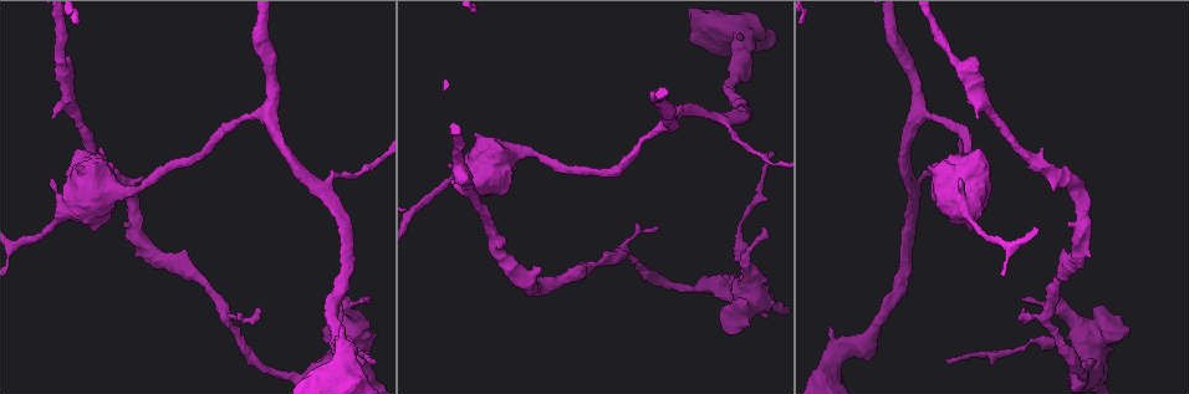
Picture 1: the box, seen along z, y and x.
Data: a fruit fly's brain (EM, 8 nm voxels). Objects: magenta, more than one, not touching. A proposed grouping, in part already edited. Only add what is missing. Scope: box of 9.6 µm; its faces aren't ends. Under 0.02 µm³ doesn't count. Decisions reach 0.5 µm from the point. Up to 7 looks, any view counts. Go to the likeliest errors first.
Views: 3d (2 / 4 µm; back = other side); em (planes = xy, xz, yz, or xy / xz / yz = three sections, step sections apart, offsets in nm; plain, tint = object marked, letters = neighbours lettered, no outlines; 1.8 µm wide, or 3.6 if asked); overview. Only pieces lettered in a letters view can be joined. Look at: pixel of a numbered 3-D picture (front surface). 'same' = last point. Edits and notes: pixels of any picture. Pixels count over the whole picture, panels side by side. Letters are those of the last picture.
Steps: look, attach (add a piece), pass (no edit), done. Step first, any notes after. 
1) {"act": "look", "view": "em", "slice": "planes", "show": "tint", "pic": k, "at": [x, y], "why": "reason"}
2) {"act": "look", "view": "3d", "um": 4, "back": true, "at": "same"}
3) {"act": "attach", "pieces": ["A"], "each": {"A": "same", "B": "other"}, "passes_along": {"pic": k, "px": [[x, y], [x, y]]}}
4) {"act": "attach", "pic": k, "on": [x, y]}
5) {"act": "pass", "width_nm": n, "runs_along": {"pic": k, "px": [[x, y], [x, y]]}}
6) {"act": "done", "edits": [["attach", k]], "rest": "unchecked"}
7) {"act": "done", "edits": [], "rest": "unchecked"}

{"act": "look", "view": "em", "slice": "yz", "step": 8, "show": "tint", "pic": 1, "at": [367, 301], "why": "an open end"}

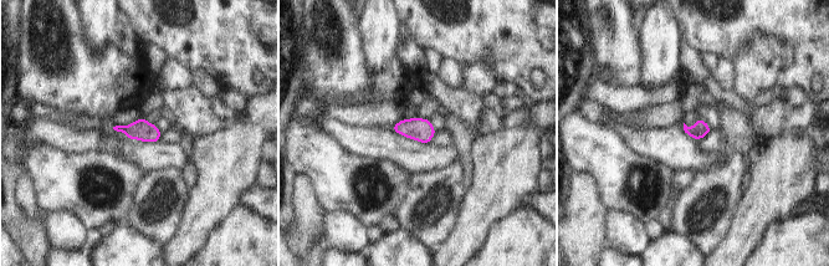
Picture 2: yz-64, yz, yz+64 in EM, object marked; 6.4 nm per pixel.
{"act": "look", "view": "em", "slice": "planes", "show": "letters", "at": "same", "why": "cut it another way"}

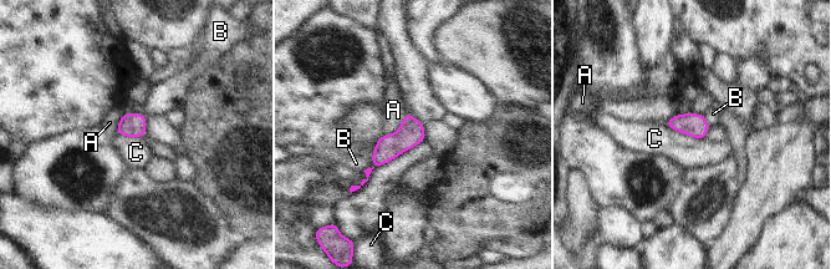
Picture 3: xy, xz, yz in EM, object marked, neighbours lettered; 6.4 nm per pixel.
{"act": "pass", "each": {"A": "other", "B": "other", "C": "other"}, "border": {"pic": 3, "px": [[663, 123], [702, 140]]}, "found": "no lettered piece goes on from it"}

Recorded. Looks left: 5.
{"act": "look", "view": "em", "slice": "xz", "step": 16, "show": "letters", "pic": 1, "at": [979, 116]}

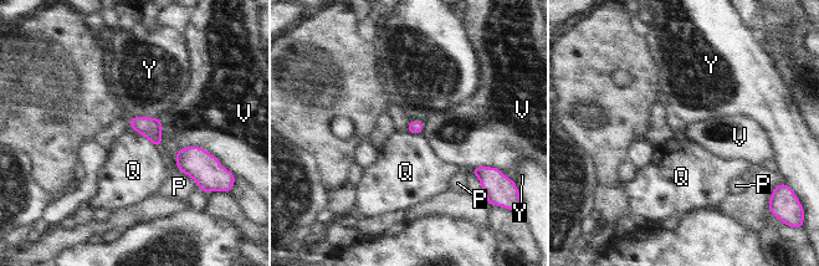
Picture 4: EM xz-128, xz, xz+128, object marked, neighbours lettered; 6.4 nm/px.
{"act": "look", "view": "em", "slice": "yz", "step": 4, "show": "letters", "at": "same", "why": "cut it another way"}

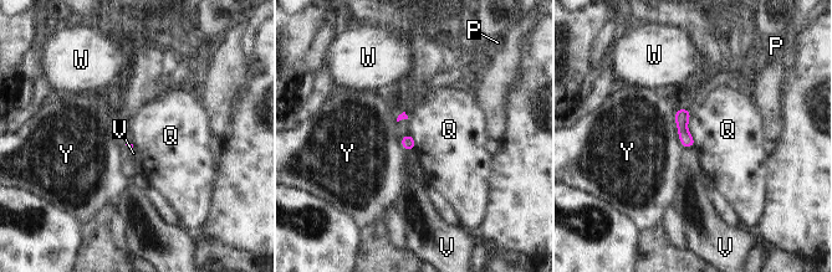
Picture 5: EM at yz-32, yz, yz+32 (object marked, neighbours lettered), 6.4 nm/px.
{"act": "pass", "each": {"P": "other", "Q": "other", "V": "other", "W": "other", "Y": "other"}, "border": {"pic": 5, "px": [[690, 113], [688, 132], [695, 145]]}, "found": "no lettered piece goes on from it"}

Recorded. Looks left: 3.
{"act": "look", "view": "em", "slice": "yz", "step": 16, "show": "letters", "pic": 1, "at": [1024, 308], "why": "thin end"}

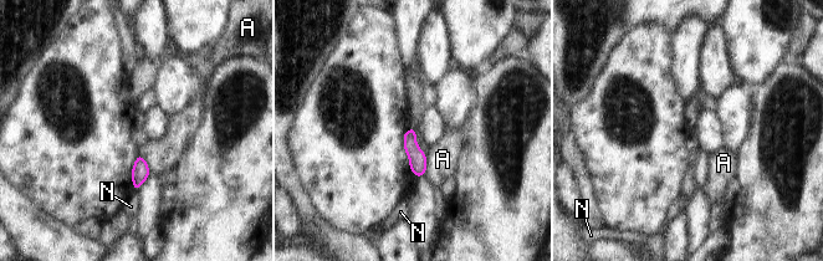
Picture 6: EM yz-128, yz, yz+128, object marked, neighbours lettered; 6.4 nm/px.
{"act": "look", "view": "em", "slice": "planes", "show": "letters", "at": "same"}

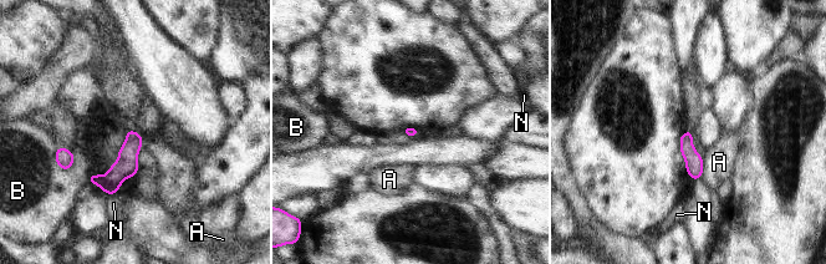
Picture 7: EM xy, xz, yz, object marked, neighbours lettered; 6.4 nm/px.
{"act": "pass", "longest_contact_nm": ["B", 180], "each": {"A": "other", "B": "other", "N": "other"}, "border": {"pic": 7, "px": [[703, 157], [703, 174], [699, 178]]}, "found": "none of them fits"}

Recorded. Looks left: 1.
{"act": "done", "edits": [], "rest": "unchecked"}

